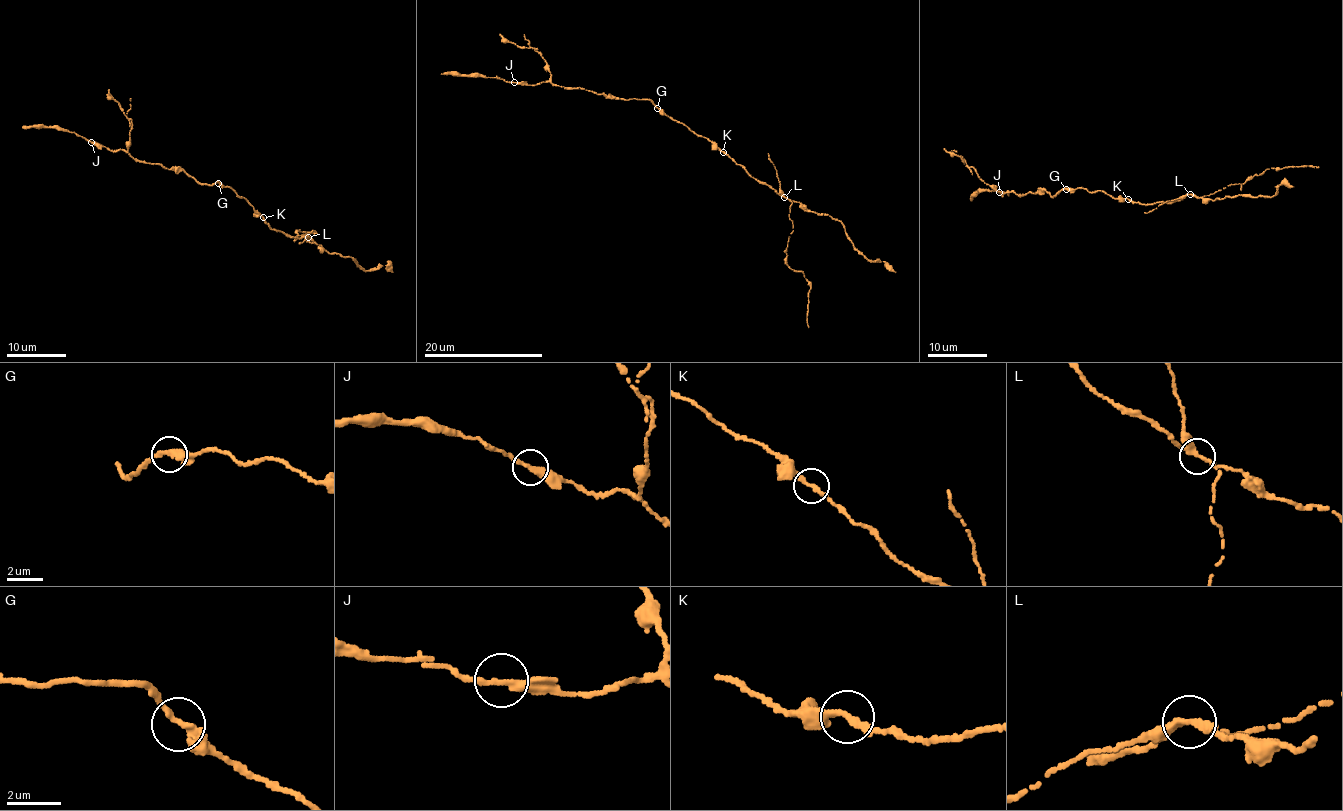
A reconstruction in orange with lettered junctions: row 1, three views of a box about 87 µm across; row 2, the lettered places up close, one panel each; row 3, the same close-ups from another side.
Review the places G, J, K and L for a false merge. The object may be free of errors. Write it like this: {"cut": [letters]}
{"cut": ["L"]}

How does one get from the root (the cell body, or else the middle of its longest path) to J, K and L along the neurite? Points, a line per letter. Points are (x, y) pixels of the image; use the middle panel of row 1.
J: (690, 131), (666, 116), (650, 99), (621, 99), (548, 82), (529, 85), (514, 82)
K: (690, 131), (712, 141), (723, 152)
L: (690, 131), (712, 141), (752, 177), (785, 197)

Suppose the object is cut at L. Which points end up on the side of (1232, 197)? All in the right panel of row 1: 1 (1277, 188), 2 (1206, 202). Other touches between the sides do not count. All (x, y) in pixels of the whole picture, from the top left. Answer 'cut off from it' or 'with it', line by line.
1: with it
2: with it

